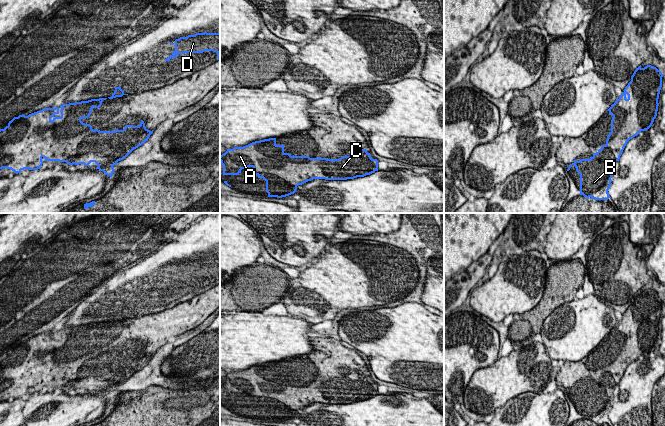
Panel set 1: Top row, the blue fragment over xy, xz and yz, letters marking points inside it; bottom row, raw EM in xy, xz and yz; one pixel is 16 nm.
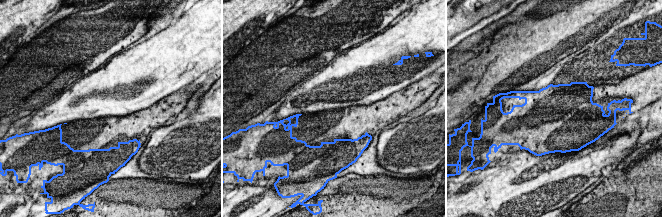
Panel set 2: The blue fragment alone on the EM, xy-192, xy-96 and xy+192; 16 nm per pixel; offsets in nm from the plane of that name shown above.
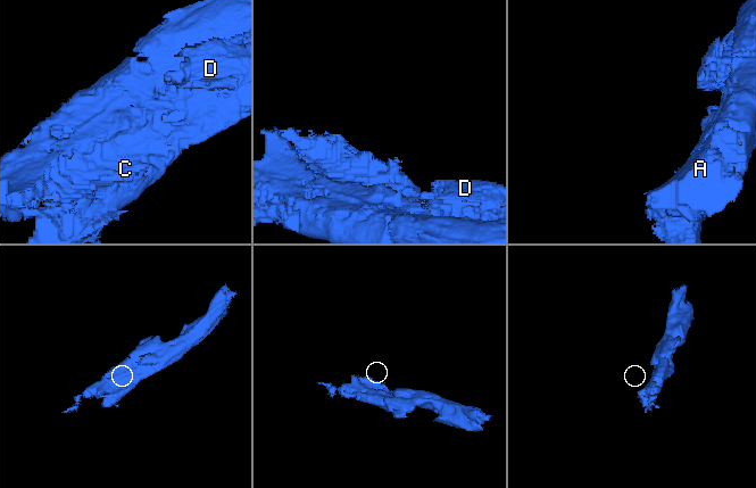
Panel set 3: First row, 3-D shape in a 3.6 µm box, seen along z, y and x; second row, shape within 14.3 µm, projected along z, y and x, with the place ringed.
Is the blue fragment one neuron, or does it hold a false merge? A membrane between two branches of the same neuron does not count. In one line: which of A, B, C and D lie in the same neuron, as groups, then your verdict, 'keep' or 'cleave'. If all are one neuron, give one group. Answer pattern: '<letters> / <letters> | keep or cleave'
A B C D | keep

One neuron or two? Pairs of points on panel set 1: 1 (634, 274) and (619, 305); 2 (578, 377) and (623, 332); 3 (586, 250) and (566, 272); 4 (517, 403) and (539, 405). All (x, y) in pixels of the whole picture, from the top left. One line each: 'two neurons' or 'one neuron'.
1: one neuron
2: one neuron
3: two neurons
4: two neurons

